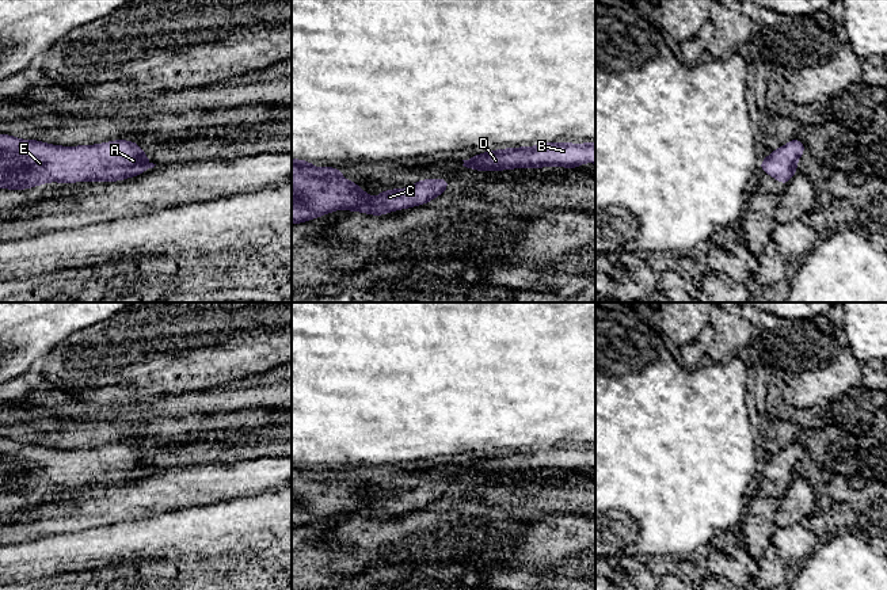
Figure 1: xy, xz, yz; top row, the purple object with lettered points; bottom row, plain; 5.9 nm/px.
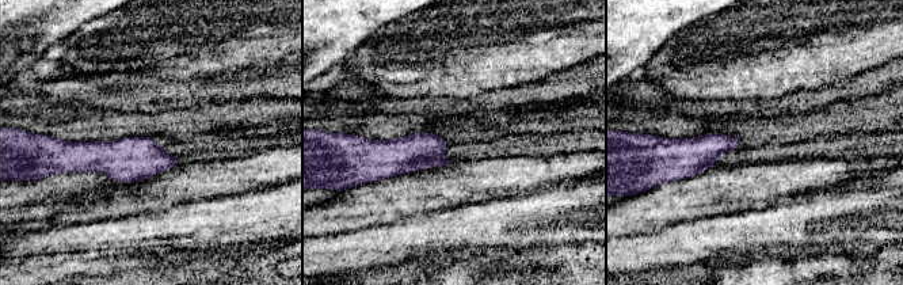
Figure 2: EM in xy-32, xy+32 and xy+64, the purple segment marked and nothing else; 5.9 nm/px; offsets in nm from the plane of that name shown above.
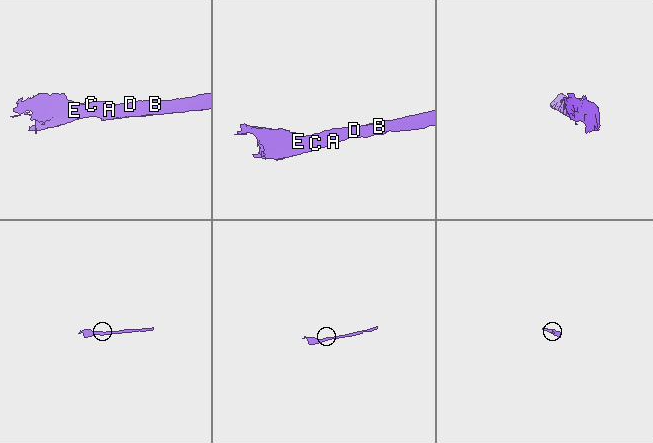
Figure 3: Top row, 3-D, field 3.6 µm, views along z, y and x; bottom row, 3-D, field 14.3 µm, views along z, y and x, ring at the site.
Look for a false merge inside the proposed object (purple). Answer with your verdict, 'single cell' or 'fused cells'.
single cell

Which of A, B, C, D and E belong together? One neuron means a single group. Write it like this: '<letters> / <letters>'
A B C D E

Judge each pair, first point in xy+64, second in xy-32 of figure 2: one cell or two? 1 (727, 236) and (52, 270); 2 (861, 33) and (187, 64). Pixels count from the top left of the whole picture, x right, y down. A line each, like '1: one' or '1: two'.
1: two
2: one

